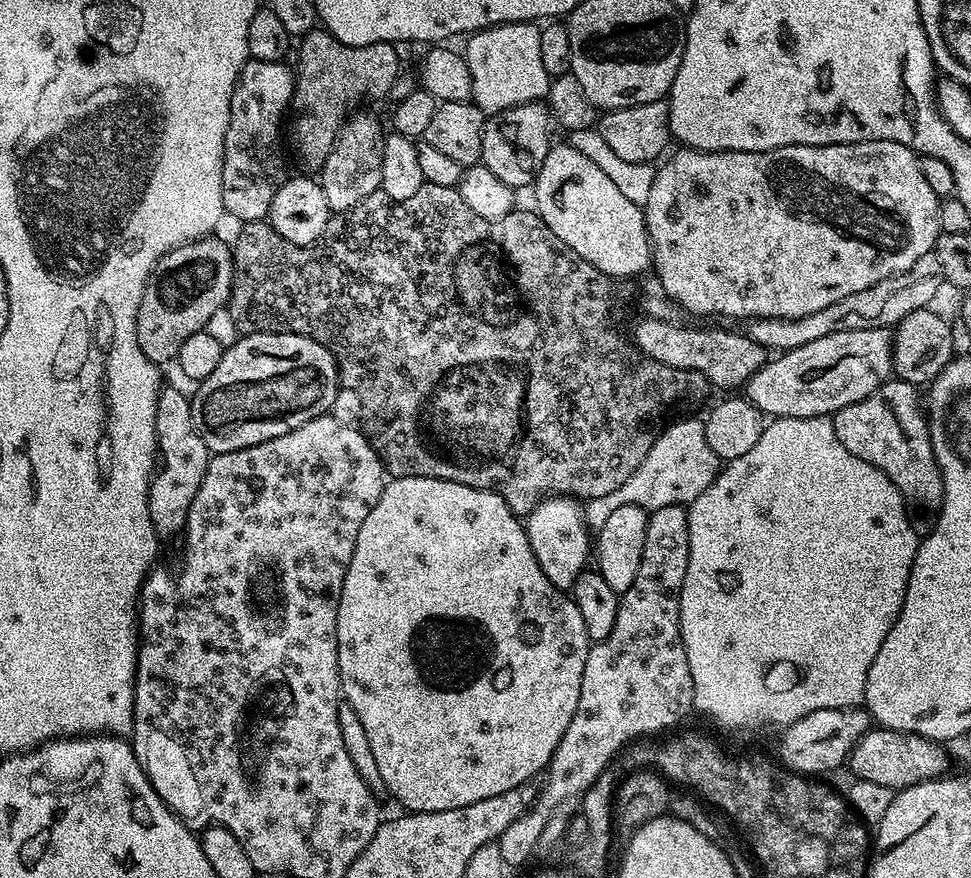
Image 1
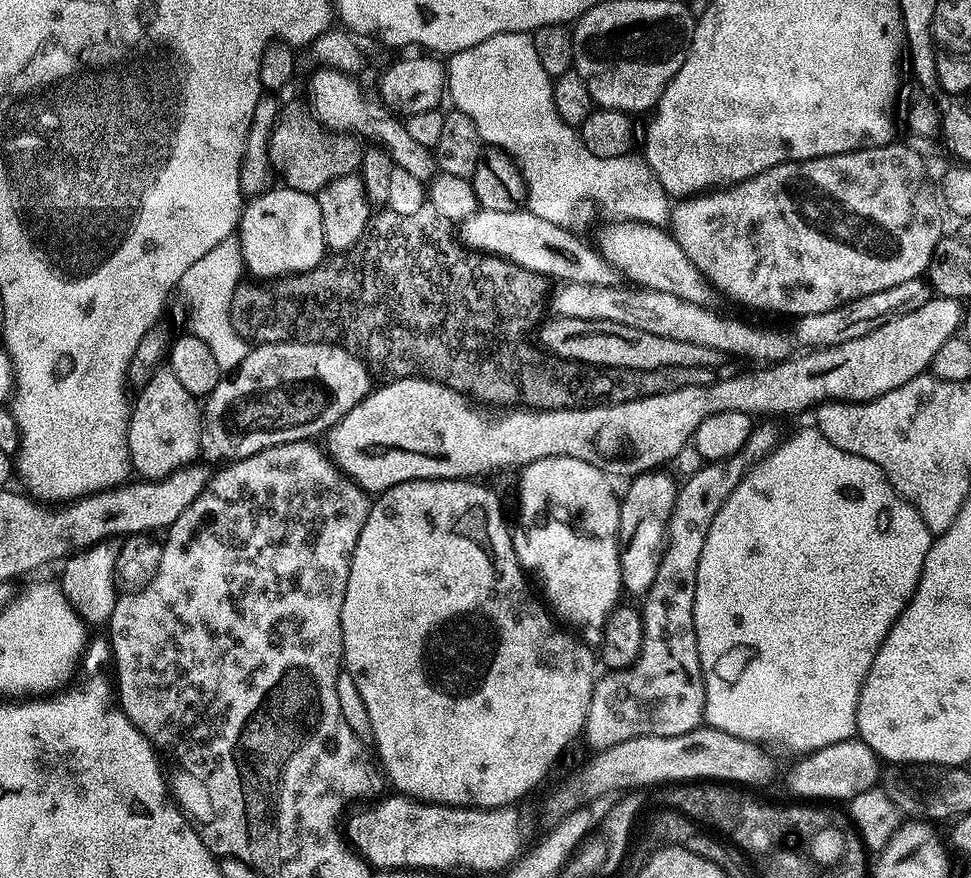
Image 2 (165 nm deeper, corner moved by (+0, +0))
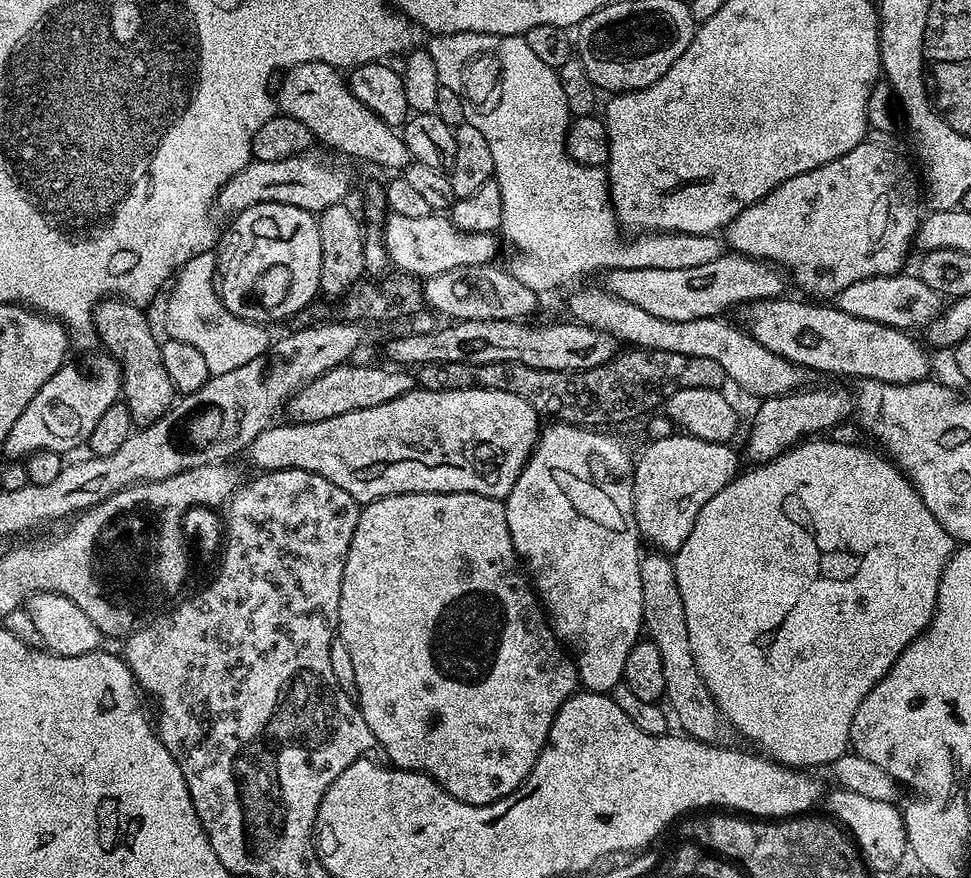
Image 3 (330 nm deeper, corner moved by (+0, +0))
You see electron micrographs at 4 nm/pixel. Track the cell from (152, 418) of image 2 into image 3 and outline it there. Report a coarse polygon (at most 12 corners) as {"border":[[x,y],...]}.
{"border":[[105,298],[95,335],[112,344],[137,429],[178,396],[143,307]]}

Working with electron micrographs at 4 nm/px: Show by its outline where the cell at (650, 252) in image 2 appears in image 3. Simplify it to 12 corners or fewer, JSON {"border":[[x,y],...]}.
{"border":[[753,300],[743,327],[809,373],[929,379],[905,329],[824,302]]}

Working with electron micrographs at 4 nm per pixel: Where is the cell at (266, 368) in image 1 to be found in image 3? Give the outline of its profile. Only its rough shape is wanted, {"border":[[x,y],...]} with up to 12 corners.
{"border":[[345,362],[286,408],[309,424],[382,406],[417,387],[403,367]]}

